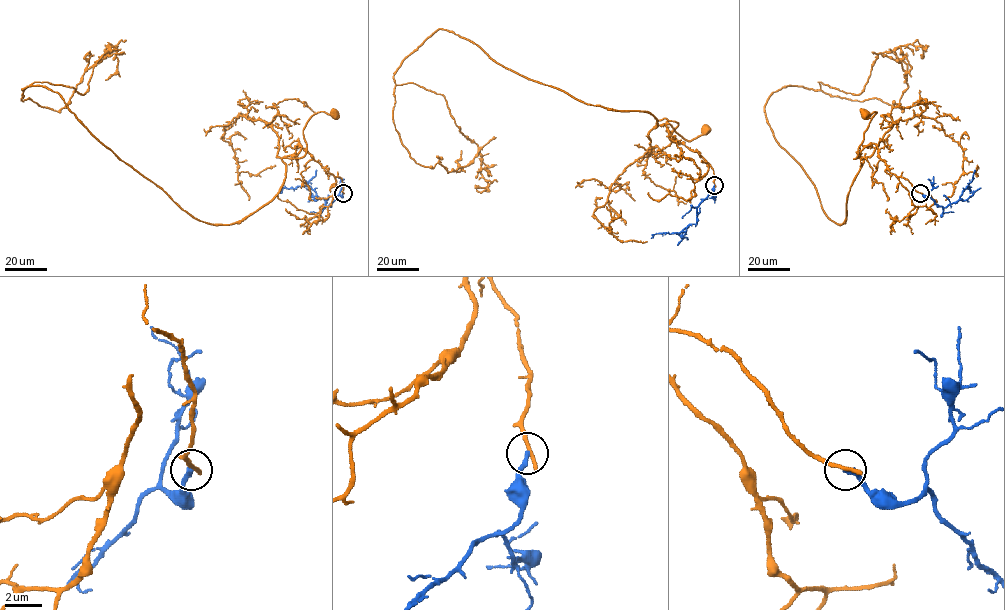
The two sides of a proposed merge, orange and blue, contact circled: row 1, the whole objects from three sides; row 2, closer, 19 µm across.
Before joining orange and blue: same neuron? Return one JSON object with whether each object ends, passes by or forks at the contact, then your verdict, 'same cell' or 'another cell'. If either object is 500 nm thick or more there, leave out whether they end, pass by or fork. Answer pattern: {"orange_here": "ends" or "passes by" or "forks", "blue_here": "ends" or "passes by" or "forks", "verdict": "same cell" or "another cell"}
{"orange_here": "ends", "blue_here": "ends", "verdict": "another cell"}

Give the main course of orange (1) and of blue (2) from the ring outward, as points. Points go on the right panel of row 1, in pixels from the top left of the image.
1: (920, 193), (907, 179), (890, 172), (873, 143), (854, 158), (864, 131), (876, 112), (865, 115)
2: (920, 193), (930, 195), (936, 204), (946, 207), (956, 203), (968, 185), (973, 190)

